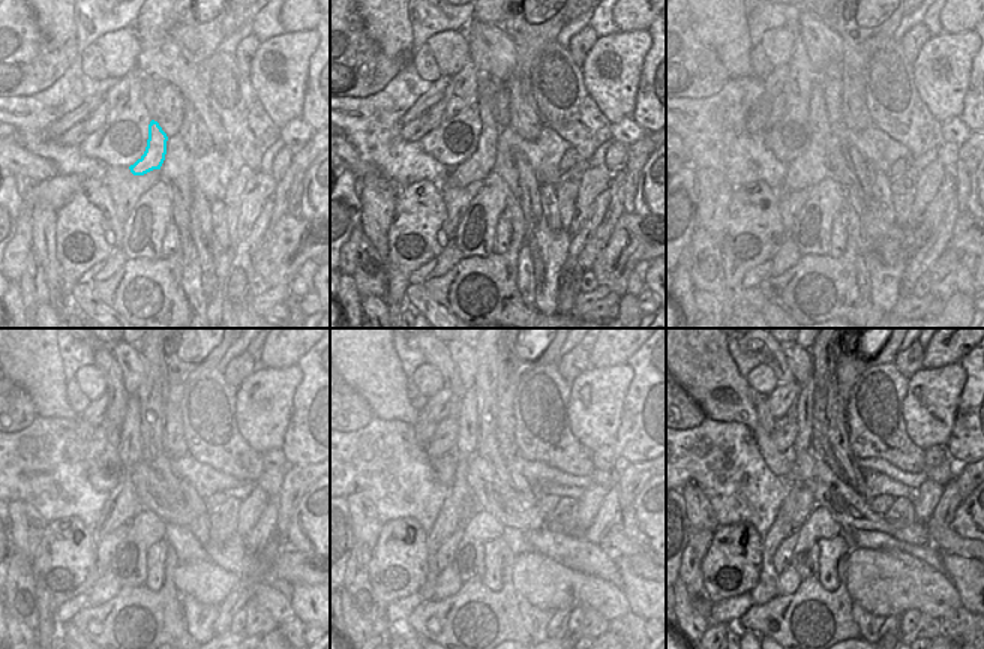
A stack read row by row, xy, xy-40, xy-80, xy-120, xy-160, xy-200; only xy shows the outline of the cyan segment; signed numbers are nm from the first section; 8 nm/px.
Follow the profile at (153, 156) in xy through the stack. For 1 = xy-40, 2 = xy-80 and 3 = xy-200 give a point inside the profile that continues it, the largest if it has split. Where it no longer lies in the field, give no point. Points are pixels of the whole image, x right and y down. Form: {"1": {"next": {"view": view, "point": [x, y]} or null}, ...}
{"1": {"next": {"view": "xy-40", "point": [476, 168]}}, "2": {"next": {"view": "xy-80", "point": [807, 170]}}, "3": {"next": {"view": "xy-200", "point": [765, 589]}}}

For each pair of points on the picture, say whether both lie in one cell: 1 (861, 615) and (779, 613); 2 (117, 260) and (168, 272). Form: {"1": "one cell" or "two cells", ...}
{"1": "two cells", "2": "two cells"}

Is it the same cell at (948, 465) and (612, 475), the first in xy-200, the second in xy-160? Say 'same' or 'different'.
same

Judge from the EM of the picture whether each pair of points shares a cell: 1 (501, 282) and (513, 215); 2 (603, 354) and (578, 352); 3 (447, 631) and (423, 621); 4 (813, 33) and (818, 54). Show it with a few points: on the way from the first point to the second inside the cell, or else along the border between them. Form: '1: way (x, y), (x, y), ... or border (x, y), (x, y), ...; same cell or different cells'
1: way (504, 266), (510, 260), (518, 242), (518, 231); same cell
2: border (587, 352), (591, 366); different cells
3: way (441, 625), (429, 622); same cell
4: way (818, 38), (818, 50); same cell

